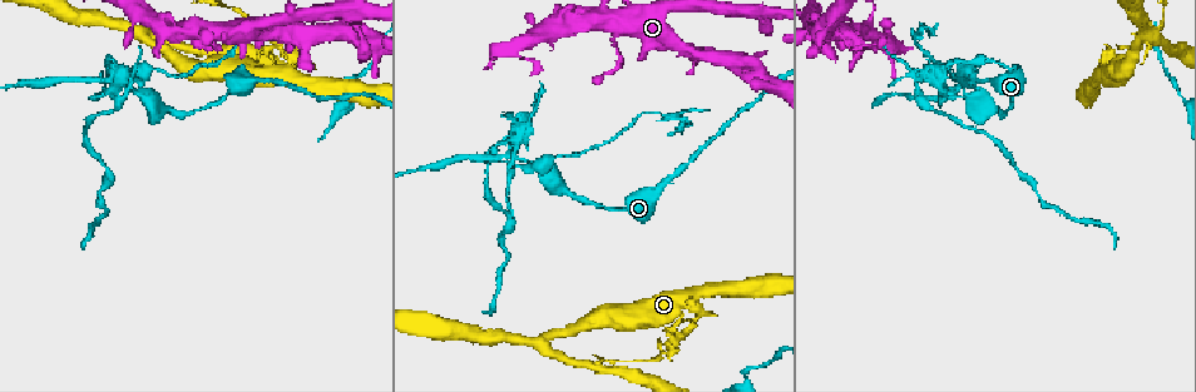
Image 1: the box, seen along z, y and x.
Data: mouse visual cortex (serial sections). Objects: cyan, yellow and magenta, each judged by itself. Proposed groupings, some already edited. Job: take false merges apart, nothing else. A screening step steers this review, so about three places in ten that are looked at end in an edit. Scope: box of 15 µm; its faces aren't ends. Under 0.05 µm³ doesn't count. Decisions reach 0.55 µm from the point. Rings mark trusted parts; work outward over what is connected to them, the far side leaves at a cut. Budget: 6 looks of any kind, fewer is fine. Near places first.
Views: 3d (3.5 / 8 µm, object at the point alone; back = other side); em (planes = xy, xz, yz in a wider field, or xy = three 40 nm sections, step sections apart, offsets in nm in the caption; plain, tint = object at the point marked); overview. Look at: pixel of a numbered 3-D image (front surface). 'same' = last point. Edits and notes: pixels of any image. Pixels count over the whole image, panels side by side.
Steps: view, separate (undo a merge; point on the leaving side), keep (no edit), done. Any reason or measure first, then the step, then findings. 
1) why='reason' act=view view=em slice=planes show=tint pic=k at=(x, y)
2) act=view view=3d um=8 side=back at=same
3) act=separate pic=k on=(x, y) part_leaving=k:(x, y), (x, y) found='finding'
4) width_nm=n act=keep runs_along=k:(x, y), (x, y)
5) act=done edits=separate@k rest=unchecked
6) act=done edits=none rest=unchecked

why='thin neck' act=view view=3d um=3.5 pic=1 at=(937, 76)

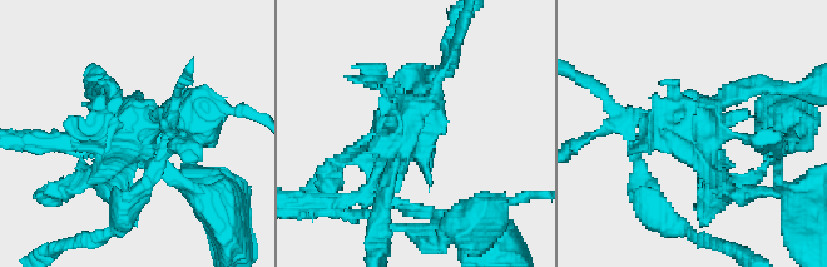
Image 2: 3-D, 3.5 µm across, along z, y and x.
act=view view=em slice=xy step=1 show=tint pic=2 at=(698, 134)

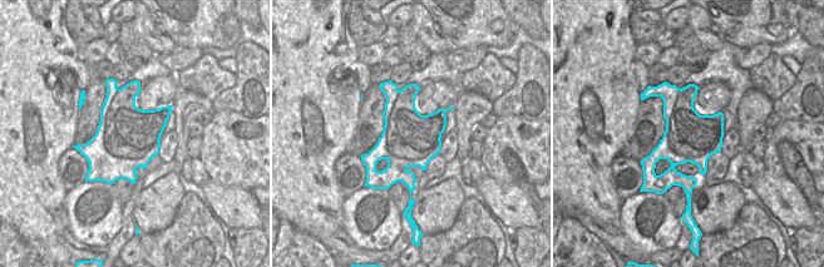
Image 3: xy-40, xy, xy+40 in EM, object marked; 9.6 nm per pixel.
act=view view=em slice=xy step=3 show=tint at=same

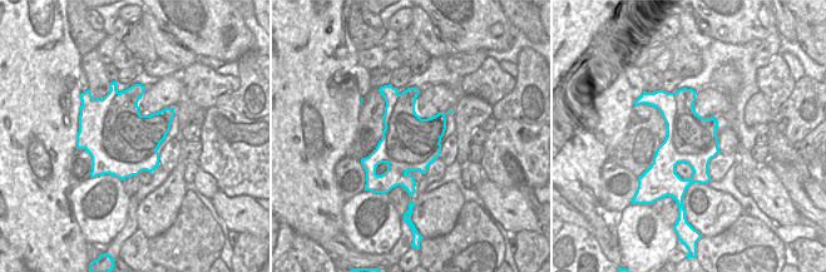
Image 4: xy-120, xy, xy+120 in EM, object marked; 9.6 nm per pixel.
act=keep runs_along=2:(379, 198), (375, 172), (444, 70) found='all the same cell'

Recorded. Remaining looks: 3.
why='three-way junction' act=view view=em slice=planes show=tint pic=1 at=(140, 36)

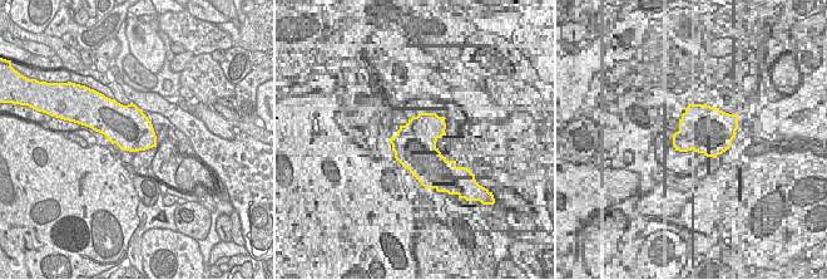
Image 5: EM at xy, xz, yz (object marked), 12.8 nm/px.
act=view view=3d um=3.5 side=back at=same

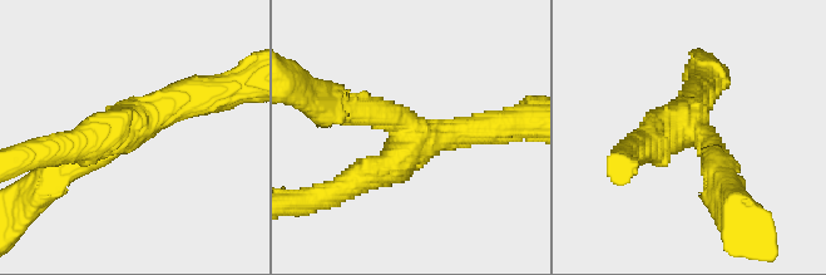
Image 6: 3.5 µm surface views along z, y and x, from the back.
act=keep runs_along=6:(65, 168), (142, 118), (199, 94) found='one cell here'

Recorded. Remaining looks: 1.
act=done edits=none rest=unchecked

